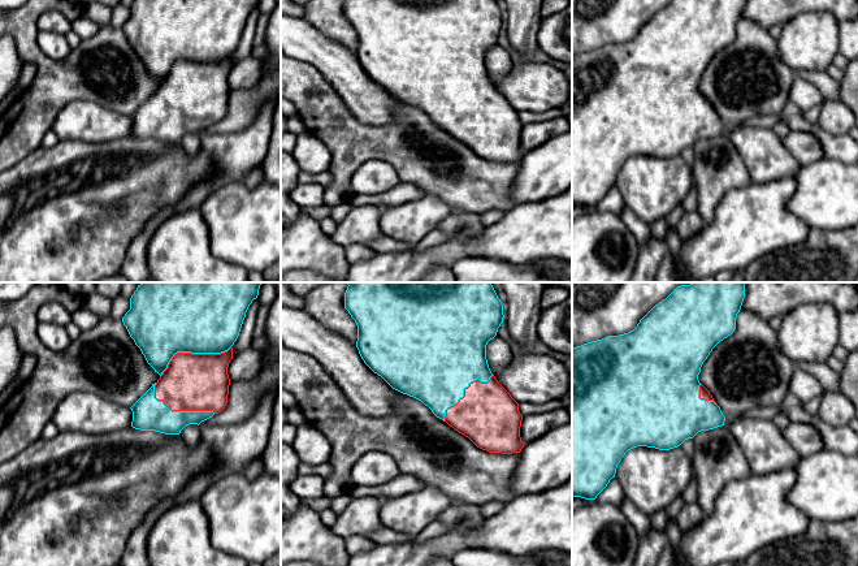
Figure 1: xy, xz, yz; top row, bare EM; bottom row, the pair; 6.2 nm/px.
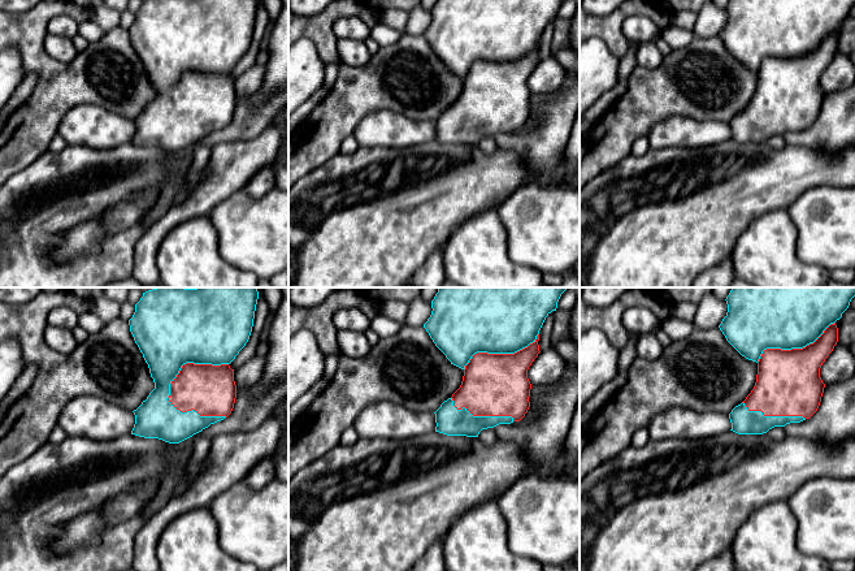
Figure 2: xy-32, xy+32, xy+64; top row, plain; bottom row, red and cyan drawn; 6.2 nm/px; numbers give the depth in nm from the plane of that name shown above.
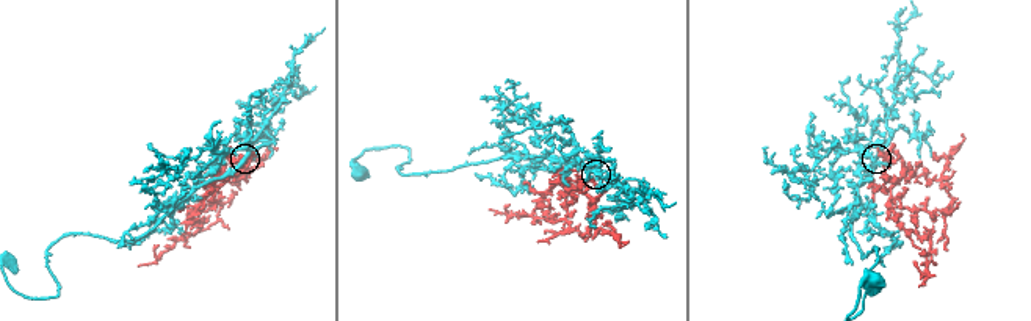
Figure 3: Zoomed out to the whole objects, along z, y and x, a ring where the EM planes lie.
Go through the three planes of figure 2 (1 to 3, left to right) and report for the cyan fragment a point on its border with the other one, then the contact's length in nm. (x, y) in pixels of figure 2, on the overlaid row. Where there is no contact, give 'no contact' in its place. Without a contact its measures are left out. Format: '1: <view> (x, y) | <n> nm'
1: xy-32 (179, 410) | 440 nm
2: xy+32 (499, 354) | 500 nm
3: xy+64 (793, 349) | 550 nm

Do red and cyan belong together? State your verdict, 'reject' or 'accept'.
accept

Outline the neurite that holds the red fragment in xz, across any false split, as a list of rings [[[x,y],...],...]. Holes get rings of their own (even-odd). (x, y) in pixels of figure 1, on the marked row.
[[[347,282],[344,308],[358,325],[356,347],[364,363],[393,389],[413,397],[477,448],[489,453],[520,453],[523,415],[519,403],[498,383],[486,359],[486,345],[503,323],[503,304],[491,282]]]

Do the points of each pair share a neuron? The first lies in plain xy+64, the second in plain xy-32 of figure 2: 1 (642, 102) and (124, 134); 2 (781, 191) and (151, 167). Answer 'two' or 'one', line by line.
1: two
2: one

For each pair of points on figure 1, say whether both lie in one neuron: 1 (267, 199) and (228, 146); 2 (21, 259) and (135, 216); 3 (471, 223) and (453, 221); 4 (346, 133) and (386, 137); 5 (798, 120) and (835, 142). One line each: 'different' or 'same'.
1: different
2: same
3: same
4: same
5: same

